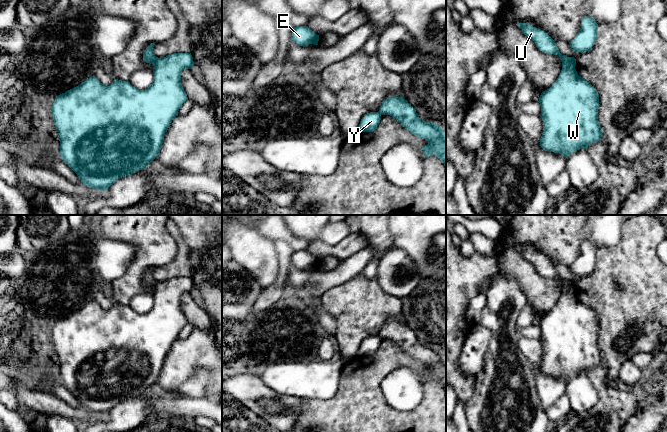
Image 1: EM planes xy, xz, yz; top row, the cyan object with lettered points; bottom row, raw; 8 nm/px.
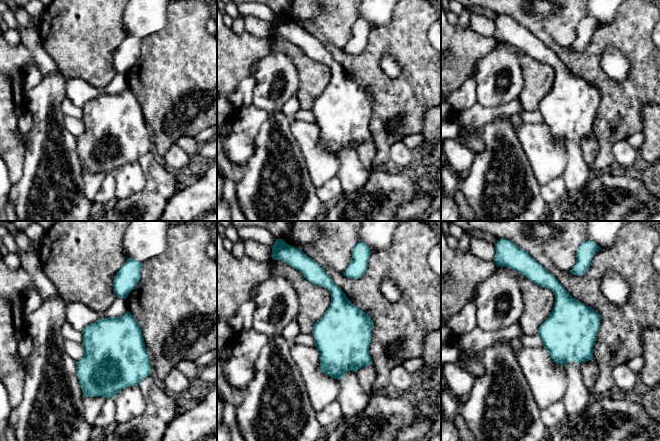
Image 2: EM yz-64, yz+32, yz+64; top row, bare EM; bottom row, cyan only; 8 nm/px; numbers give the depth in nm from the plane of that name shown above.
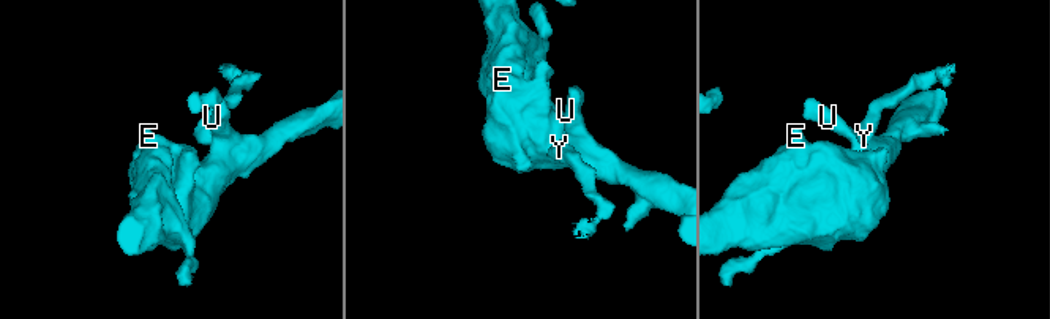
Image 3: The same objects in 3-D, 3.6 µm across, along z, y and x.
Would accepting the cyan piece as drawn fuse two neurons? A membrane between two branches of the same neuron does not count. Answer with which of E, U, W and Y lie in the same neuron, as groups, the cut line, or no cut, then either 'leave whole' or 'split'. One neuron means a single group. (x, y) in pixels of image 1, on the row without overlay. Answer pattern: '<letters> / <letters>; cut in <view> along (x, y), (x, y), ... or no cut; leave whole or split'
E U W / Y; cut in xy along (157, 281), (153, 289); split

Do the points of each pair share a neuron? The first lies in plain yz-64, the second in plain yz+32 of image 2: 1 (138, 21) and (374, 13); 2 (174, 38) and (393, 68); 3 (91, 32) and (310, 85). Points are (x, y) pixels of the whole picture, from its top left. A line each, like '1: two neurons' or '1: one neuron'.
1: one neuron
2: two neurons
3: one neuron

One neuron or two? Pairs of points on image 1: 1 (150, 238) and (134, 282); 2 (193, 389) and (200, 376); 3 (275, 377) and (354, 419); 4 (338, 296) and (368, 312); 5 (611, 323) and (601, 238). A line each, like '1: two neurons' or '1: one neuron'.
1: one neuron
2: one neuron
3: two neurons
4: one neuron
5: two neurons

